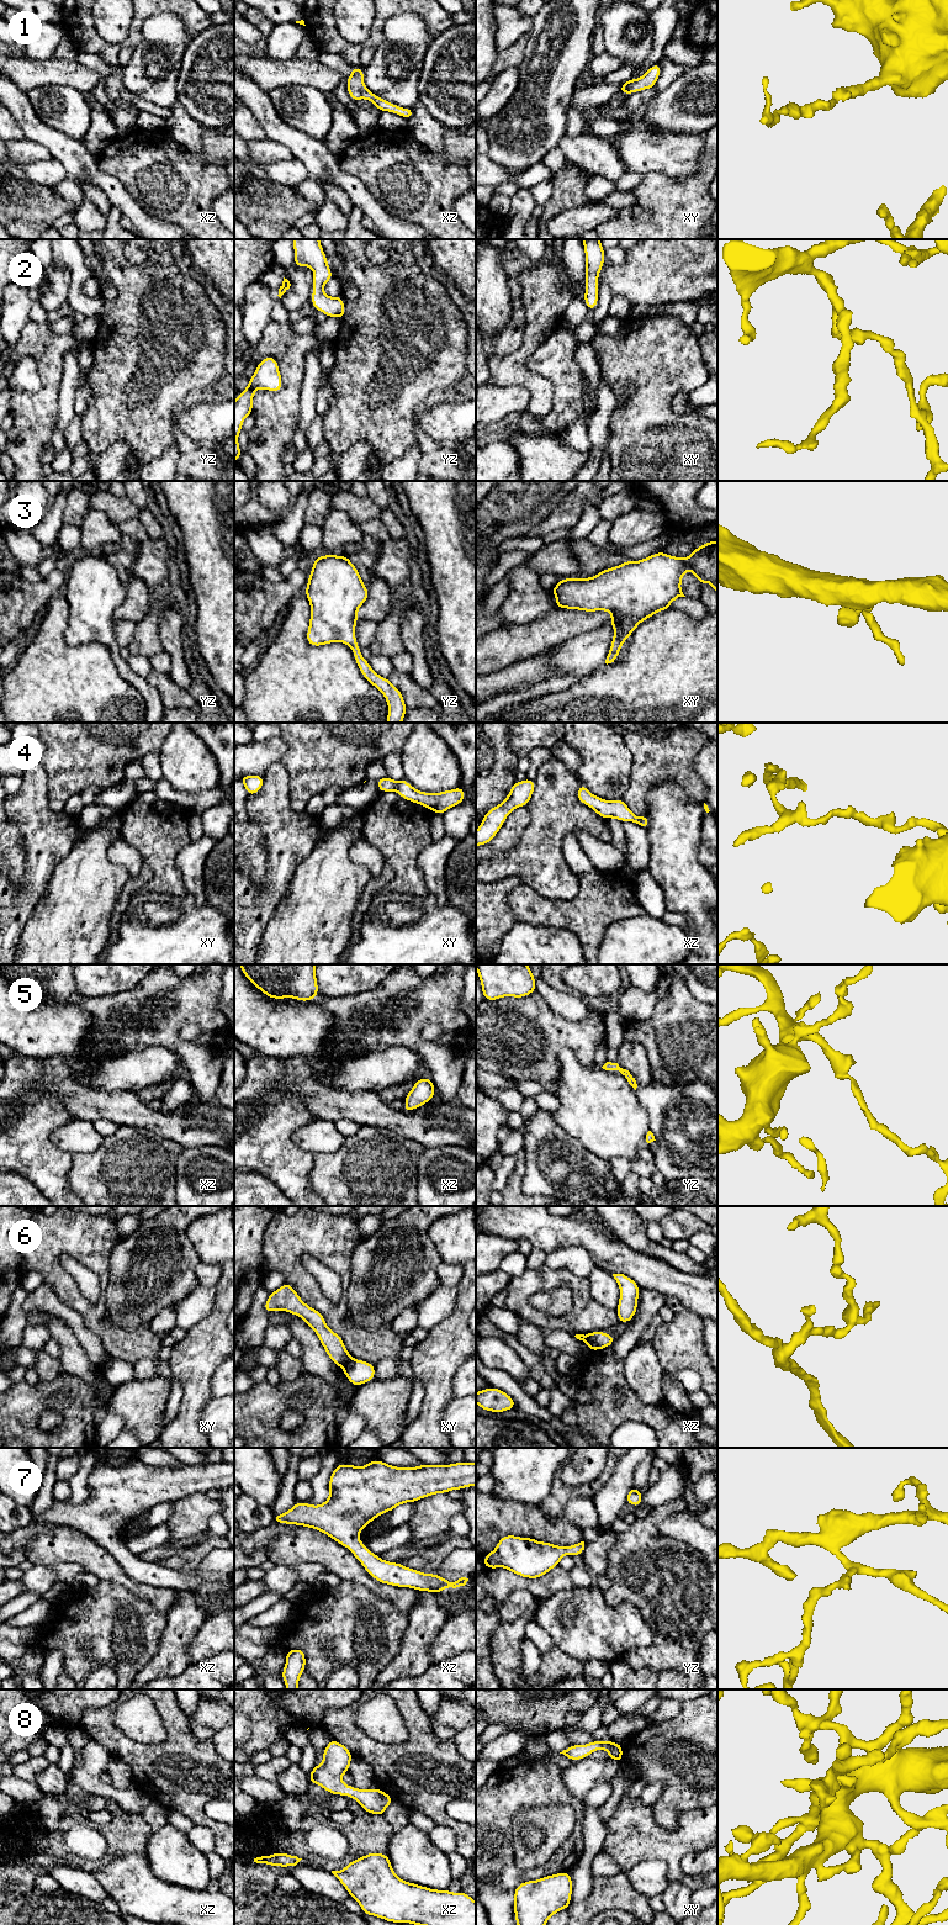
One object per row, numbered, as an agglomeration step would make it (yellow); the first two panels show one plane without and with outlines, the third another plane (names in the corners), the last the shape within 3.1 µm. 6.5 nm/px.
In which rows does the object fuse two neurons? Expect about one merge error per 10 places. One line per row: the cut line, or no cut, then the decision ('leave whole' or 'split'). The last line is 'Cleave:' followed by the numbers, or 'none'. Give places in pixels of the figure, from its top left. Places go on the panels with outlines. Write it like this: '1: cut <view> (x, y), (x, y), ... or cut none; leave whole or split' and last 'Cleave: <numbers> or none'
1: cut none; leave whole
2: cut none; leave whole
3: cut none; leave whole
4: cut none; leave whole
5: cut none; leave whole
6: cut xy (351, 1358), (342, 1366); split
7: cut none; leave whole
8: cut none; leave whole
Cleave: 6

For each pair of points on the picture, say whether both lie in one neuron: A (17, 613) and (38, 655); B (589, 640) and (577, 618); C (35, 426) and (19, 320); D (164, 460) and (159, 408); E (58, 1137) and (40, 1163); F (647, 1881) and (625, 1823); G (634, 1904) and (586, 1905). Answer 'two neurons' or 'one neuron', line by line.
A: two neurons
B: two neurons
C: two neurons
D: two neurons
E: two neurons
F: two neurons
G: one neuron

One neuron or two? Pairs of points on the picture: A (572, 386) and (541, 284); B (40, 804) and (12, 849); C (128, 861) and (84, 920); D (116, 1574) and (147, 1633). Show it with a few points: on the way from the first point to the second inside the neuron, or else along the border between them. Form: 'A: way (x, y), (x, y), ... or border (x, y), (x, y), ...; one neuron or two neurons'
A: border (560, 328), (552, 332), (535, 350); two neurons
B: border (12, 823), (20, 830), (25, 863); two neurons
C: border (117, 837), (110, 845), (107, 855), (131, 874); two neurons
D: border (101, 1580), (115, 1581), (147, 1602); two neurons

